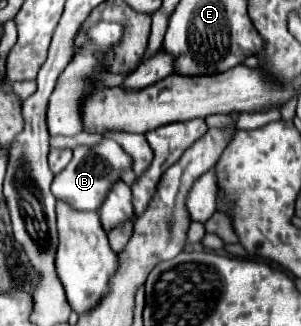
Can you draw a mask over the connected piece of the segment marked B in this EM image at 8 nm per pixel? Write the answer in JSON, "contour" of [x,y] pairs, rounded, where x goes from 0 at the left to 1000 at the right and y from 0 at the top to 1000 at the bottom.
{"contour":[[[336,423],[336,436],[316,448],[256,448],[243,460],[243,485],[223,503],[223,515],[176,546],[169,589],[183,595],[183,607],[223,613],[223,626],[236,626],[256,644],[316,650],[336,638],[349,601],[362,595],[362,577],[375,577],[375,564],[402,552],[402,534],[415,521],[435,521],[435,509],[435,479],[382,429]]]}

